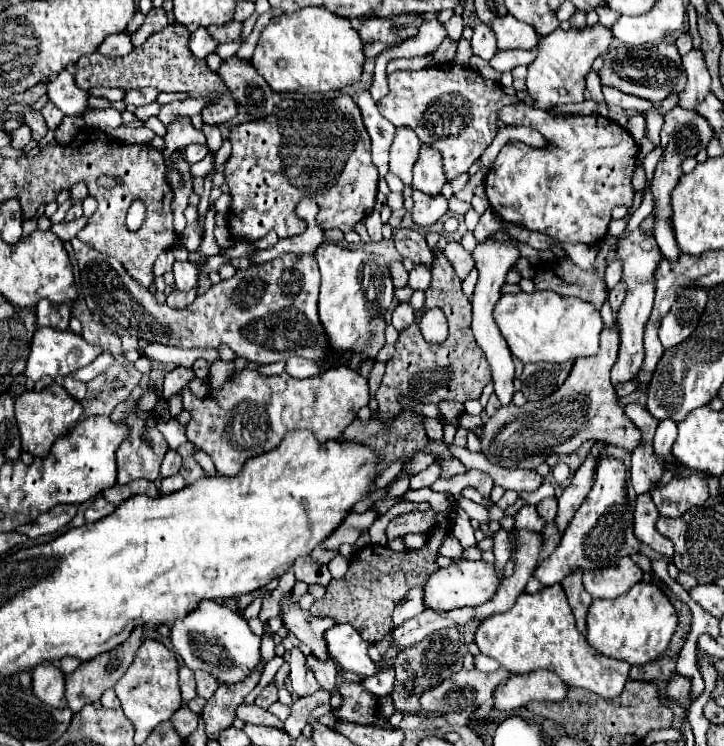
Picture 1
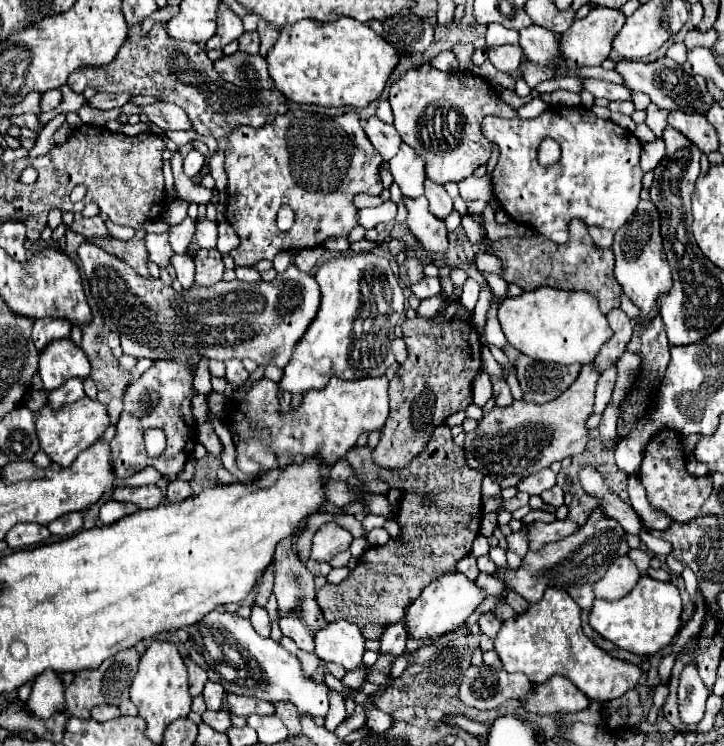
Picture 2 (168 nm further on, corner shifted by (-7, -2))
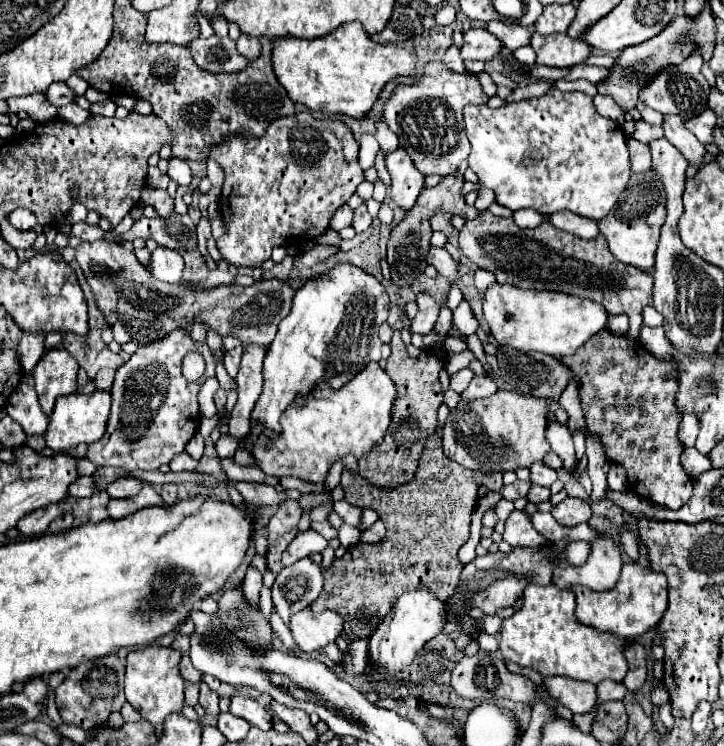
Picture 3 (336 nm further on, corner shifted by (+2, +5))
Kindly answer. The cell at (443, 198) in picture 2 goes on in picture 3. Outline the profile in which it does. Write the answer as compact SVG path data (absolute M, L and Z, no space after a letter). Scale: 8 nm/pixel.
M435 213L433 219L431 219L431 227L433 227L433 231L441 231L447 237L451 237L451 233L453 233L451 215L449 213Z

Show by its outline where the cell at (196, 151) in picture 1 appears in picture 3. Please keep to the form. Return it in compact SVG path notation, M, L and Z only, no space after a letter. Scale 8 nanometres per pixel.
M173 157L171 161L169 161L169 171L167 171L167 175L175 181L175 183L179 183L179 185L189 185L191 183L191 169L189 169L189 165L187 165L187 161L181 161L181 159L177 159L177 157Z

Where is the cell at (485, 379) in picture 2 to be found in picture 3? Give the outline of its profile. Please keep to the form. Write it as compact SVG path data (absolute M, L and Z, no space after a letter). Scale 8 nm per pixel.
M463 369L463 371L459 371L459 373L455 373L455 375L451 377L451 387L453 387L457 393L463 393L463 391L467 389L467 385L471 383L473 377L475 377L475 373L473 373L471 369Z

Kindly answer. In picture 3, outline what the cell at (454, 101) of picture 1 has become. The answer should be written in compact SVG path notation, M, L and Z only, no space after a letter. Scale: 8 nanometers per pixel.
M431 61L419 83L399 85L385 105L383 119L399 137L399 145L409 153L411 161L423 175L449 175L469 157L471 145L465 135L463 107L467 103L487 103L481 83L475 75L459 75L441 61Z

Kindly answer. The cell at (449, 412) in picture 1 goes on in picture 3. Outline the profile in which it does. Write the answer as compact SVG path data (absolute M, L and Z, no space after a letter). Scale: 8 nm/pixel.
M481 375L481 377L473 377L473 381L469 383L469 387L461 393L465 399L479 399L479 397L489 397L493 391L497 391L497 385L491 377Z

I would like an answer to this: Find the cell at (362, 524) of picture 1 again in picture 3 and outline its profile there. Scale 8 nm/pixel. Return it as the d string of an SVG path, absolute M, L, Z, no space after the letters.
M309 529L309 531L305 531L305 533L299 533L299 535L289 543L289 547L283 551L281 563L283 563L285 567L287 567L287 565L293 565L295 561L299 561L299 559L303 559L303 557L309 557L311 553L321 553L325 547L327 547L327 539Z

